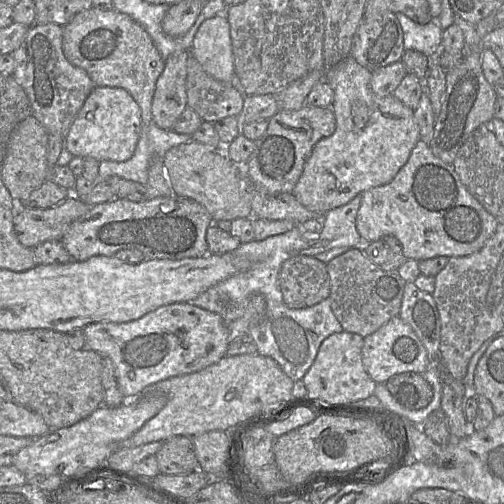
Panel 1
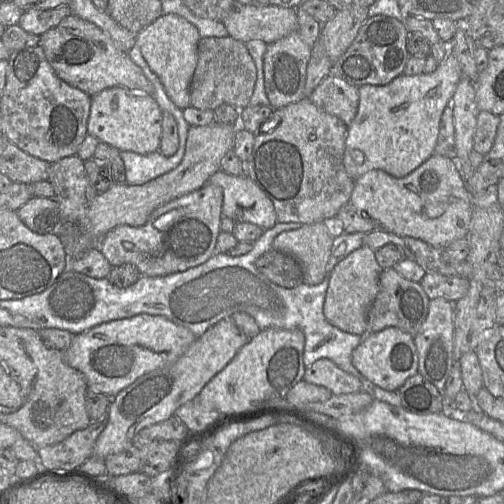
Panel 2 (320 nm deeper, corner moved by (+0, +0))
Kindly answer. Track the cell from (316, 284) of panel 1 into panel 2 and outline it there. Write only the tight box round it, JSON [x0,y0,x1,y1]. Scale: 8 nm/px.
[256,249,303,288]

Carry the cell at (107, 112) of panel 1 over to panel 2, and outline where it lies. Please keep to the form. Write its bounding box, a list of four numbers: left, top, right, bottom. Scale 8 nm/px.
[88,87,163,154]

